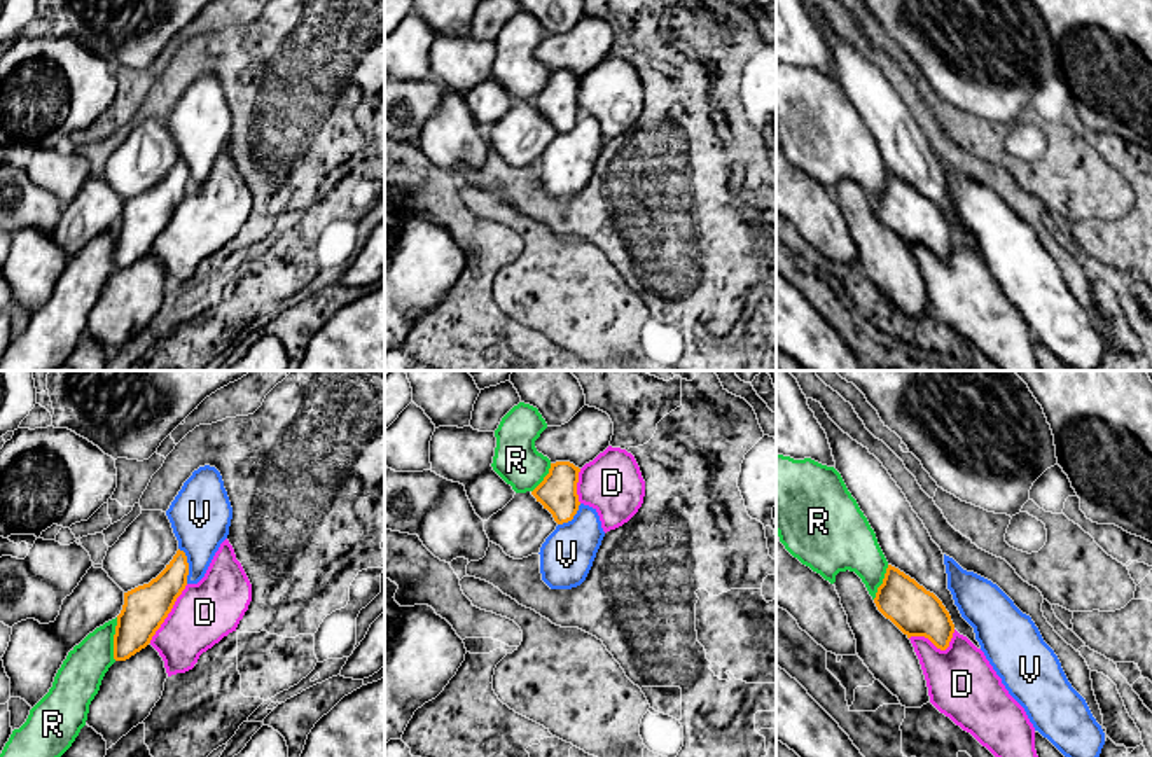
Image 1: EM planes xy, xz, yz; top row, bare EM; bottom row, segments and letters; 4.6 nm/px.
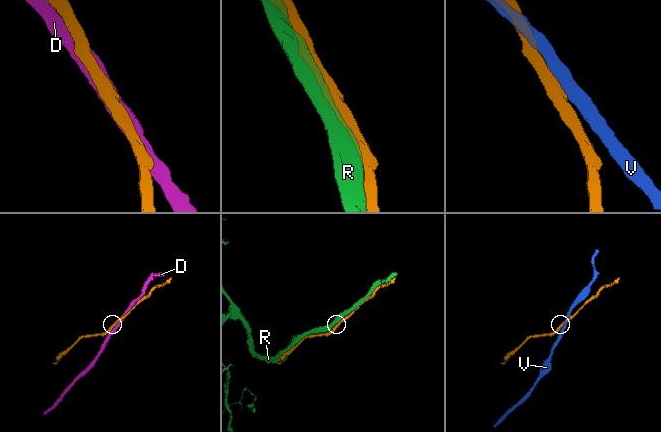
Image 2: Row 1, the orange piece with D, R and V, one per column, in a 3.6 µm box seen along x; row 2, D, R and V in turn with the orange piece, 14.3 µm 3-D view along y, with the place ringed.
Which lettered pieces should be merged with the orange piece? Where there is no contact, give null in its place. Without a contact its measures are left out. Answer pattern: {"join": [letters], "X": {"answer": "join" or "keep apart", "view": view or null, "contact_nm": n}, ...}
{"join": ["R"], "D": {"answer": "keep apart", "view": "xy", "contact_nm": 320}, "R": {"answer": "join", "view": "xy", "contact_nm": 200}, "V": {"answer": "keep apart", "view": "xy", "contact_nm": 170}}

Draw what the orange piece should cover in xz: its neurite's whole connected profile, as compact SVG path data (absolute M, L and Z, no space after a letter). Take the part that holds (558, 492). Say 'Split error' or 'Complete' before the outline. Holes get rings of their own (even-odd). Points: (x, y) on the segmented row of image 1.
Split error. M519 402L495 430L493 470L516 493L530 491L558 524L568 523L579 510L577 483L580 469L570 462L552 463L537 451L535 441L547 428L537 407Z

